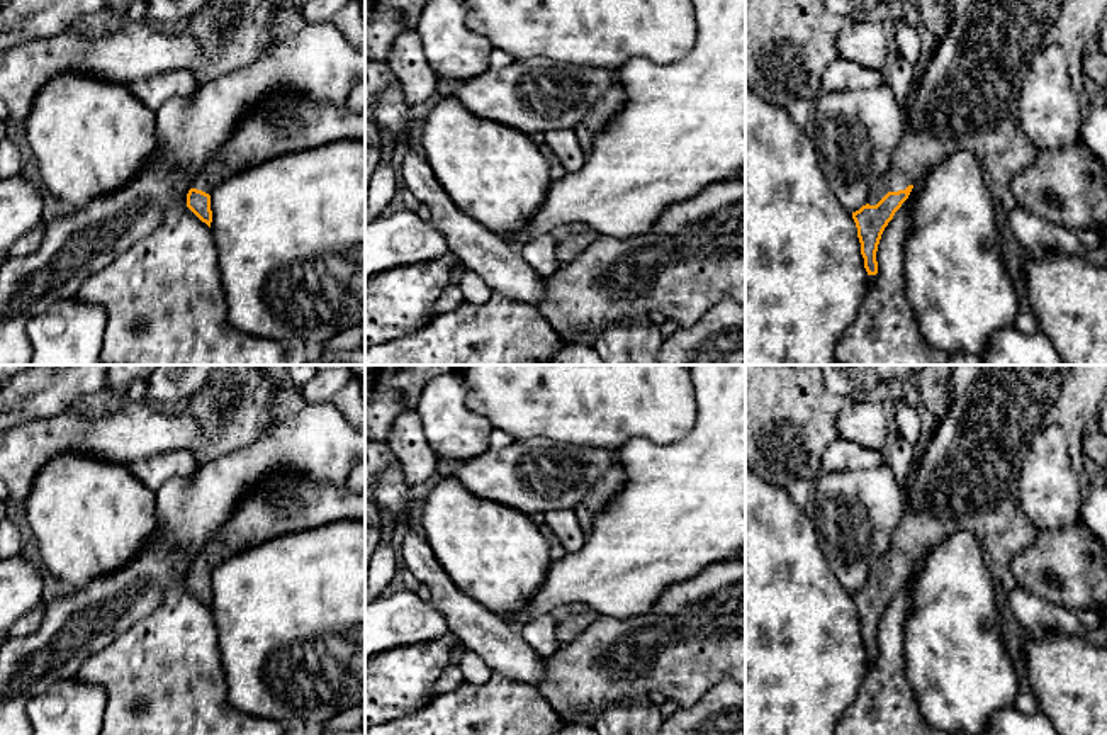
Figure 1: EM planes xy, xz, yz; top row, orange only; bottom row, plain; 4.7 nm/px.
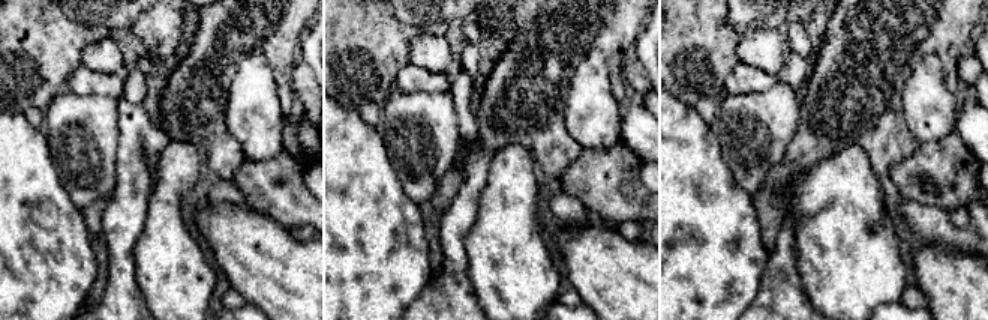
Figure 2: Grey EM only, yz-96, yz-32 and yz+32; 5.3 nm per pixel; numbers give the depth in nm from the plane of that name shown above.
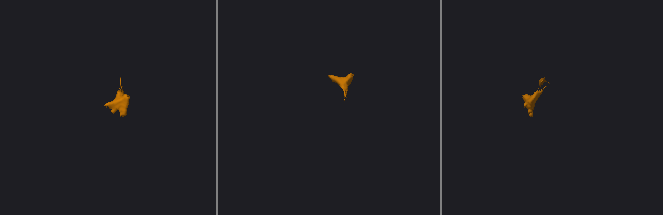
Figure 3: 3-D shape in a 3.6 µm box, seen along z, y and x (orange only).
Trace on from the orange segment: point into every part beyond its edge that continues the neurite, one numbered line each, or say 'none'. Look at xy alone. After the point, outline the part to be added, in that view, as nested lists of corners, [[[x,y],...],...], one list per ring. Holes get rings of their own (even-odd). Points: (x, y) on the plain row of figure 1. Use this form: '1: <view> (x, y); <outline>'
1: xy (286, 501); [[[278,468],[248,487],[231,518],[205,541],[192,569],[212,574],[226,558],[295,531],[307,531],[343,519],[365,521],[365,492],[355,494],[346,485],[314,482],[299,470]]]

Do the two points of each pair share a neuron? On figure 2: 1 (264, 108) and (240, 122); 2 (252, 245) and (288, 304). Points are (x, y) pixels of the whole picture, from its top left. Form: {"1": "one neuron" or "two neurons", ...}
{"1": "one neuron", "2": "one neuron"}

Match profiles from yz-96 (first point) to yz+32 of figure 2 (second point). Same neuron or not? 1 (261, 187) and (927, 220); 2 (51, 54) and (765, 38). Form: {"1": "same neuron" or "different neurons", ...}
{"1": "different neurons", "2": "different neurons"}

